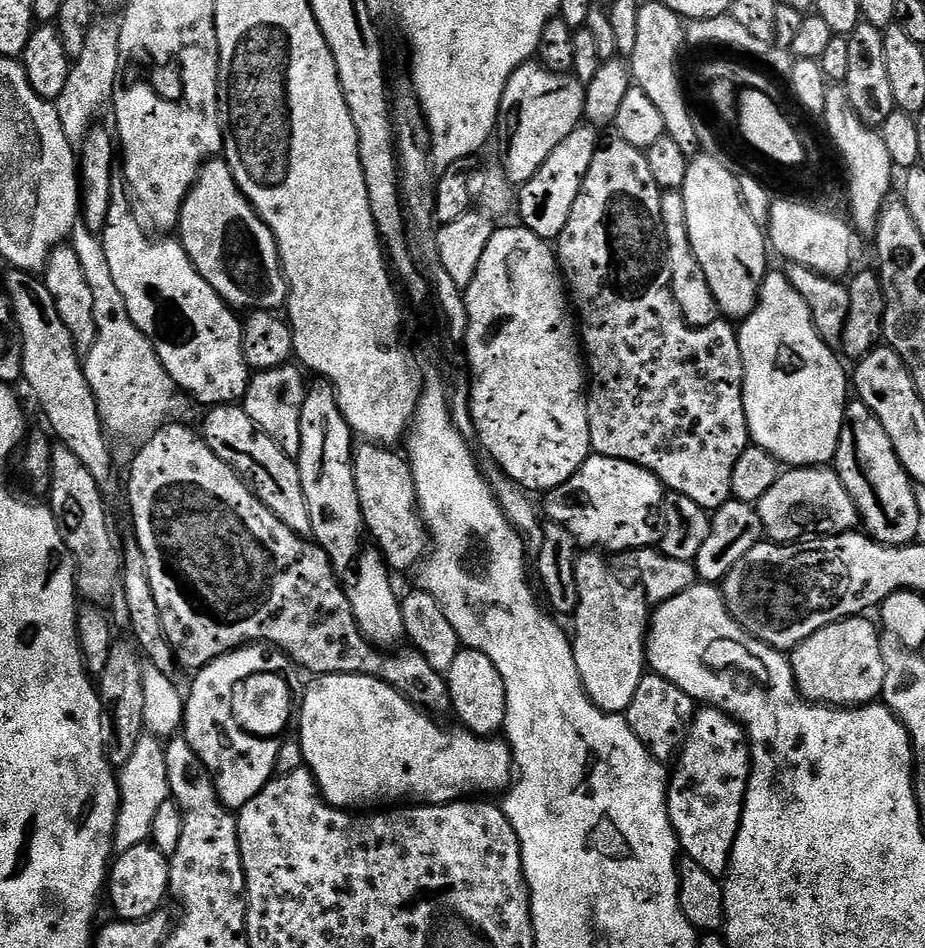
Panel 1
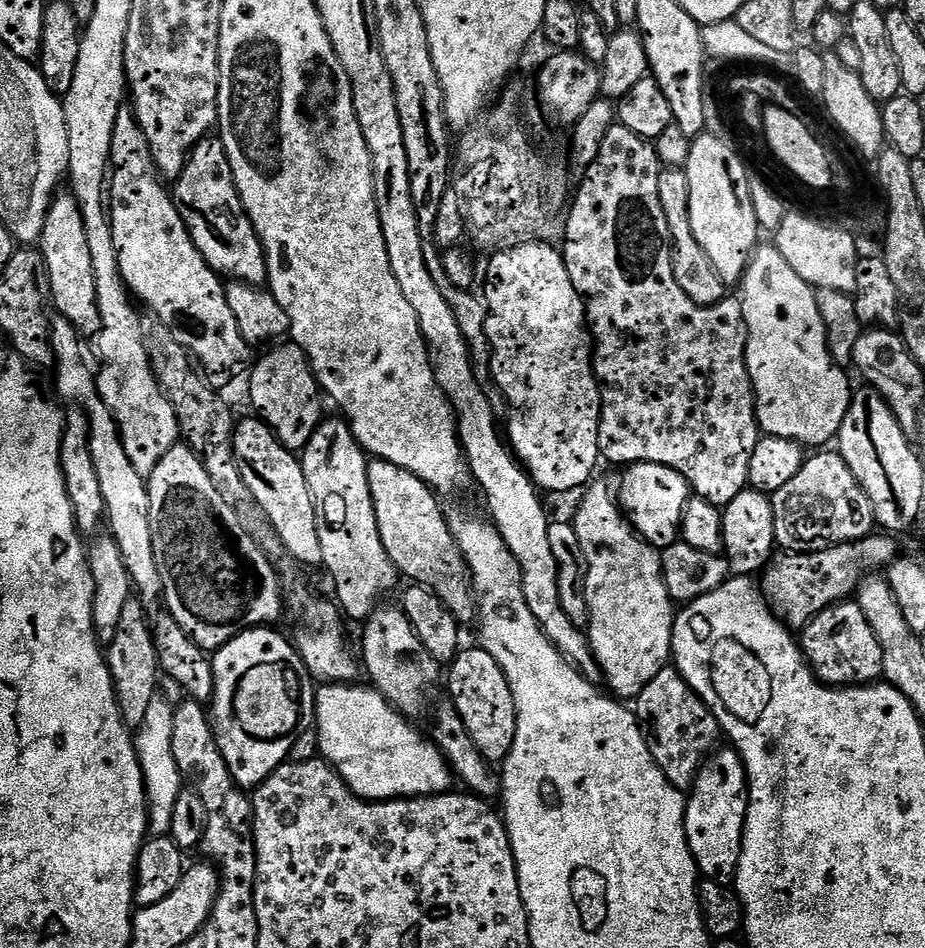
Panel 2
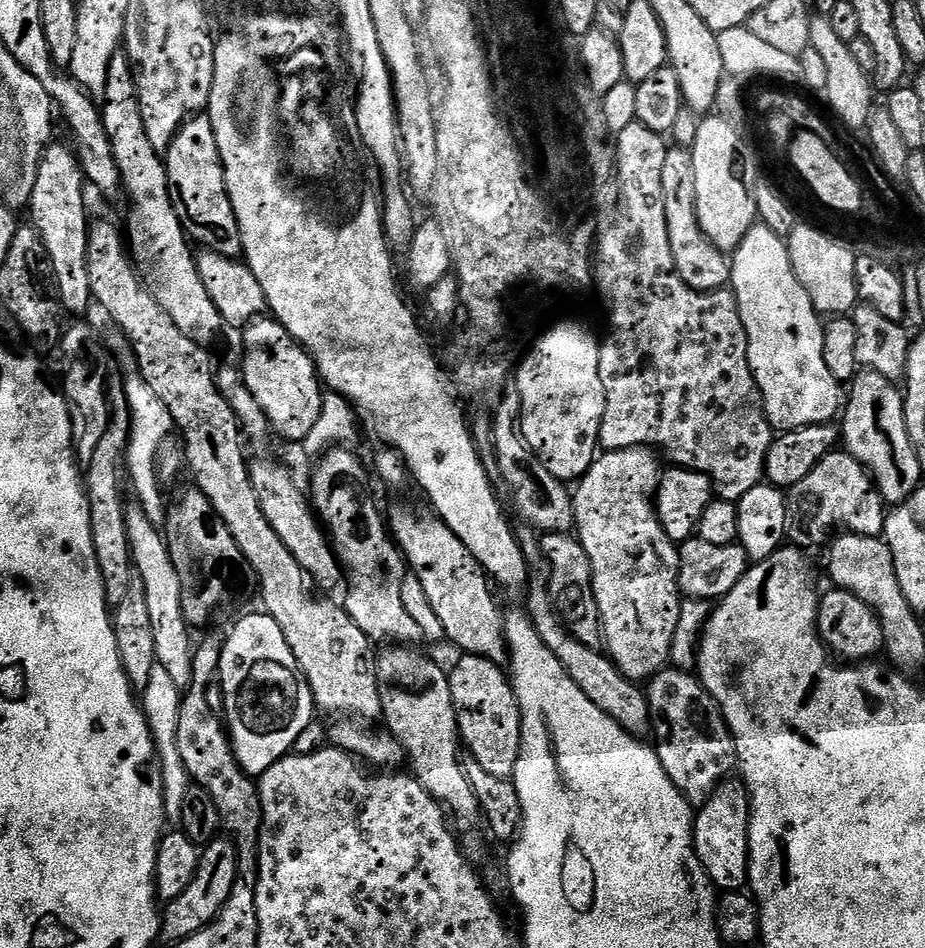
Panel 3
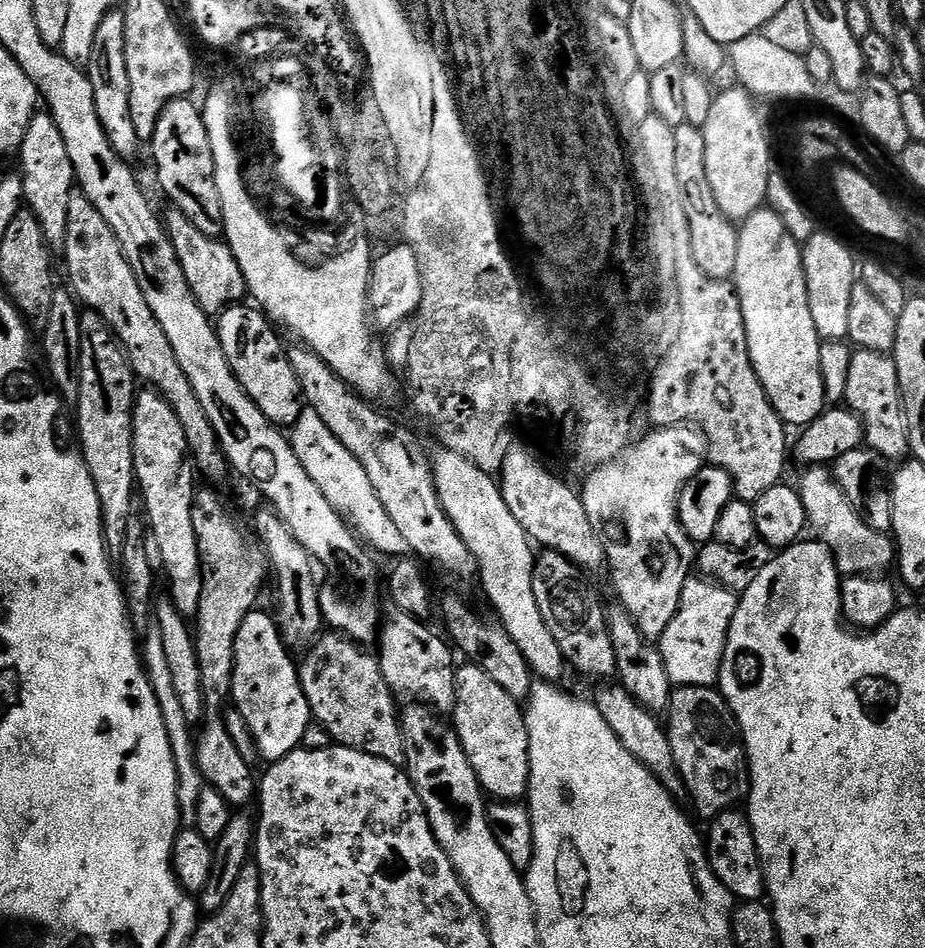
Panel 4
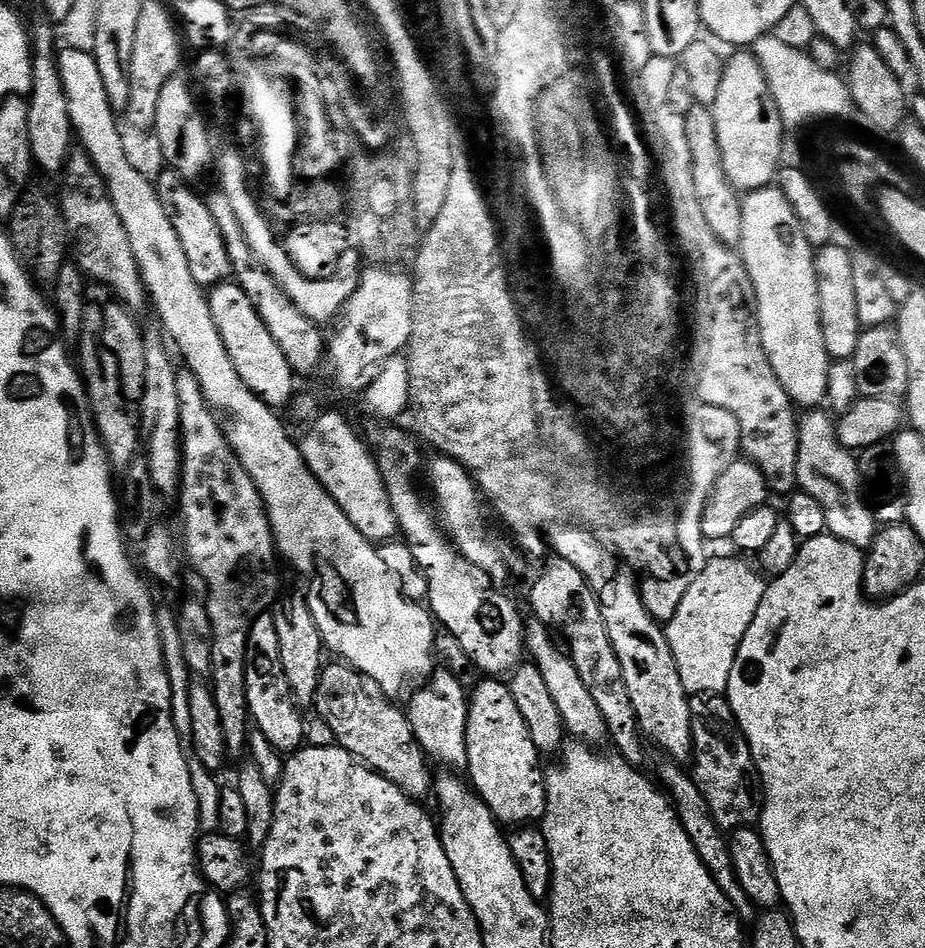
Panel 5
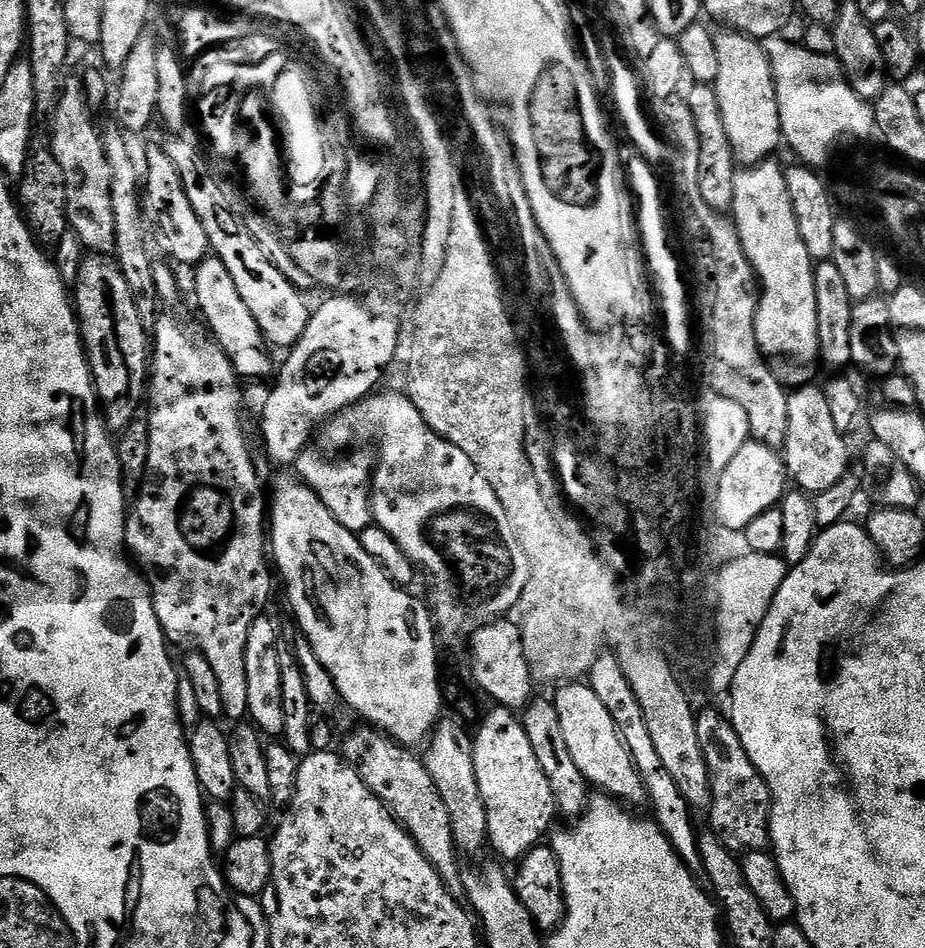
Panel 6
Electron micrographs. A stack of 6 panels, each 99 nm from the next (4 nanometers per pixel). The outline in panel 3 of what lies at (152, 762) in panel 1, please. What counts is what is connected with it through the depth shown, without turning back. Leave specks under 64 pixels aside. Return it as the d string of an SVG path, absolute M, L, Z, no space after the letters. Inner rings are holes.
M156 664L150 673L150 682L142 690L142 711L152 731L152 741L156 744L160 773L164 779L164 815L172 822L179 821L182 802L186 802L190 787L188 771L184 769L182 754L178 751L178 714L181 699L182 689L174 684L169 671L162 670L162 666Z

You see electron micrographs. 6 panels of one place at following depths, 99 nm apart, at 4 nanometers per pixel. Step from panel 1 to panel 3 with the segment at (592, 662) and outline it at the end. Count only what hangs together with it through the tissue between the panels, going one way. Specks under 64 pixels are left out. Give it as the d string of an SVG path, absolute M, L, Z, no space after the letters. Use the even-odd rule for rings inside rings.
M648 448L601 453L572 496L574 530L591 564L591 584L600 612L605 653L621 674L639 684L651 679L671 661L671 646L683 604L678 585L679 547L666 534L653 500L662 475L656 456Z

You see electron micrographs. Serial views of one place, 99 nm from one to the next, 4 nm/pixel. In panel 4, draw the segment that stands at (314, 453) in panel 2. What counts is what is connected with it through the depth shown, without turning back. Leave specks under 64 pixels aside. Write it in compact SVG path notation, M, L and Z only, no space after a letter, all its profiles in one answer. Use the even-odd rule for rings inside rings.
M397 611L396 620L383 621L378 632L378 659L384 683L397 697L423 704L437 713L451 713L456 706L456 668L452 664L453 649L443 635L435 636L423 619L409 612ZM444 640L445 644L444 645ZM448 648L449 649L448 649ZM452 651L452 652L451 652Z

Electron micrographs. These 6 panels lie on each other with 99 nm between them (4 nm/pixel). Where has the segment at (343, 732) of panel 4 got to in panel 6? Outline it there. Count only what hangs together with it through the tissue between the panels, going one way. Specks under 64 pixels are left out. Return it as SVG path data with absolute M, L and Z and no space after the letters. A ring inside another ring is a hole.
M371 726L359 727L344 740L344 759L355 768L368 789L388 807L392 817L411 834L412 841L444 879L449 892L463 893L466 884L460 881L461 857L456 850L450 813L446 810L446 802L442 802L442 794L438 794L438 786L434 786L434 778L430 778L430 770L426 770L423 759L417 753L415 756L411 747L397 744L391 736Z

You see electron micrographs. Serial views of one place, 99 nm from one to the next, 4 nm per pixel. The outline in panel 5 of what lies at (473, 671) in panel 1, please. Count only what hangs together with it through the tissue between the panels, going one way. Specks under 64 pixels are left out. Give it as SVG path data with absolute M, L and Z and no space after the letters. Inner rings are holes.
M484 678L481 679L481 684L476 689L471 689L468 698L468 725L466 726L466 754L468 755L468 767L466 769L467 779L470 781L471 787L474 789L477 796L482 798L482 802L492 811L492 817L501 825L516 824L512 826L524 826L529 822L536 822L544 815L544 803L548 801L546 794L546 772L542 767L540 769L540 760L542 754L534 746L534 738L530 738L530 730L526 726L526 718L522 718L522 713L518 711L518 706L514 703L514 694L511 687L503 679L500 678Z

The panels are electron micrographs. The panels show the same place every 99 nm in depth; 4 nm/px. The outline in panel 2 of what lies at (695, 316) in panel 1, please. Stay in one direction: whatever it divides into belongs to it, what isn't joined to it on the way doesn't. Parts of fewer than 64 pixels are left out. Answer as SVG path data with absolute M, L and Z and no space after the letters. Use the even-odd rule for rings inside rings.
M664 168L658 178L658 198L662 202L662 214L666 214L668 233L672 239L672 265L674 278L678 278L678 286L682 286L686 298L698 306L719 304L725 299L726 286L718 272L706 258L706 250L698 246L694 238L694 230L690 230L690 182L684 168Z

